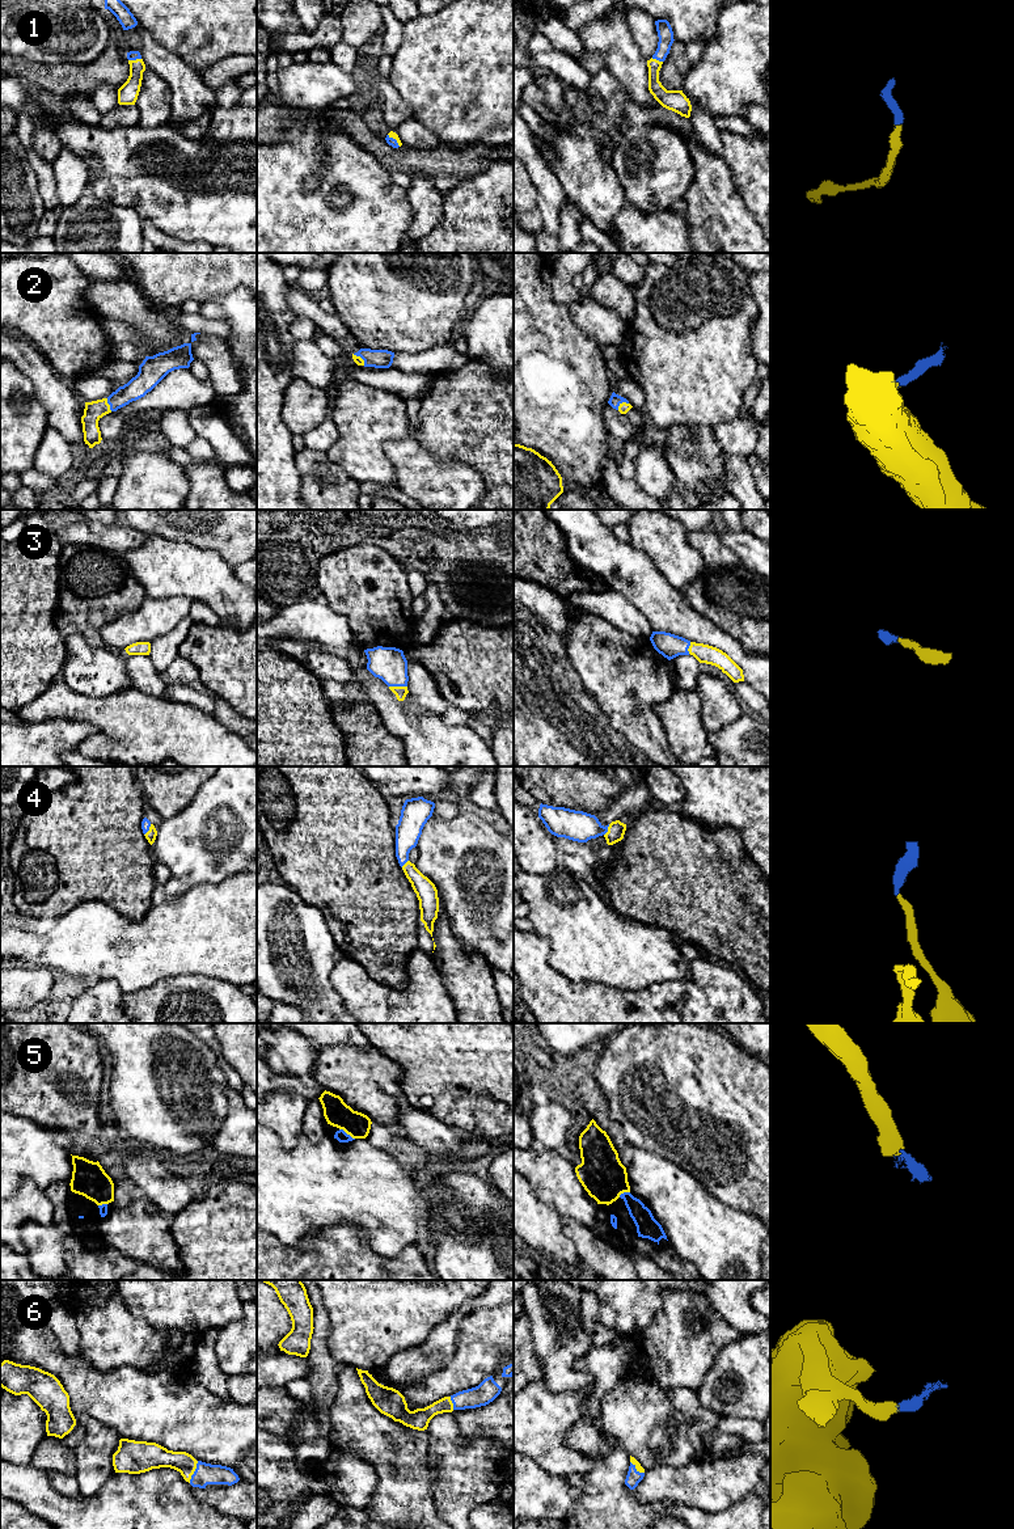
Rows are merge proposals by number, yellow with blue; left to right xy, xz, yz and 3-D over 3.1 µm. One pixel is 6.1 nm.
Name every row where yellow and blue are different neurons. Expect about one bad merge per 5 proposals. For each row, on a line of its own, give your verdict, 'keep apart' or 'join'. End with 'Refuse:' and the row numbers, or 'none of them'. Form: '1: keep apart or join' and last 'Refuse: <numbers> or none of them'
1: join
2: join
3: join
4: join
5: join
6: join
Refuse: none of them

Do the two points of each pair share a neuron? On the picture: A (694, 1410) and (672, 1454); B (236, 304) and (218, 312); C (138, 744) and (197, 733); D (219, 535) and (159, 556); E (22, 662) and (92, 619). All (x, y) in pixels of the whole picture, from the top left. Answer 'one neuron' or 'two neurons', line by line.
A: two neurons
B: one neuron
C: one neuron
D: two neurons
E: two neurons

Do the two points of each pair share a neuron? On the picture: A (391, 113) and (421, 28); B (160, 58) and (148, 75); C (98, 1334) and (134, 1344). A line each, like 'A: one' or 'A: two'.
A: two
B: two
C: one

